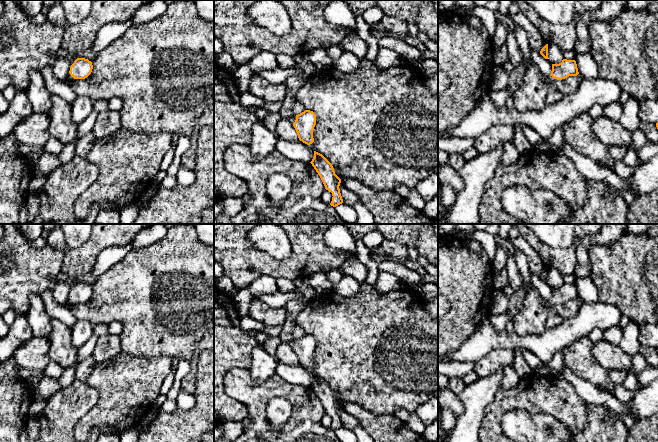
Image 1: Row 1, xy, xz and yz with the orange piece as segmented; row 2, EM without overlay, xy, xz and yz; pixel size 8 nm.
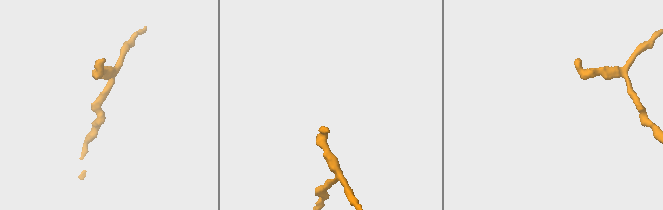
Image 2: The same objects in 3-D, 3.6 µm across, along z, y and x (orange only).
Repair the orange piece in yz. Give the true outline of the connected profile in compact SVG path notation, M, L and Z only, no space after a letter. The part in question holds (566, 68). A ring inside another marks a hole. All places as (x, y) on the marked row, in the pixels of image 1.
M563 59L559 64L552 64L550 76L546 76L549 82L565 79L569 76L577 76L579 74L575 60Z

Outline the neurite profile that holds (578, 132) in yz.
M583 113L562 126L564 140L578 153L595 161L599 167L612 170L614 159L609 147L598 140L592 129L593 119Z

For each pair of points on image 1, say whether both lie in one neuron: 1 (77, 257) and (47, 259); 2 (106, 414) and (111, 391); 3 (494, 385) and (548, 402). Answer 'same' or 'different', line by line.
1: different
2: same
3: different

